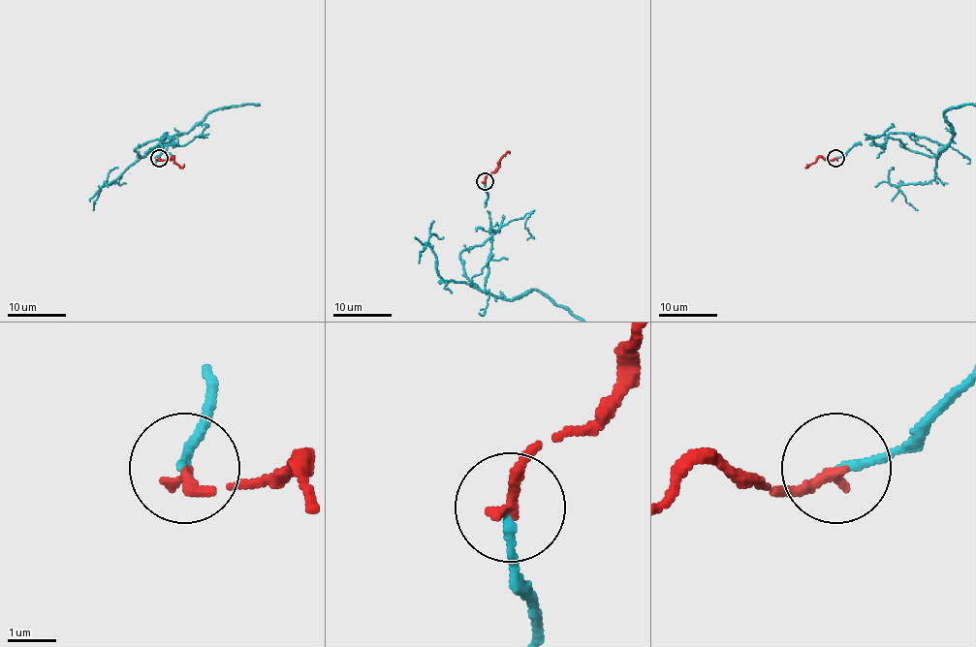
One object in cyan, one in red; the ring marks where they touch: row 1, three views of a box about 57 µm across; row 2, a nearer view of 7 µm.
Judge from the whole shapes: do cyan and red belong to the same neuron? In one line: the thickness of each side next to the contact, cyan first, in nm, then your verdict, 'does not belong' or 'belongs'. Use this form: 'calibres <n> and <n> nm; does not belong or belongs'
calibres 160 and 240 nm; belongs

